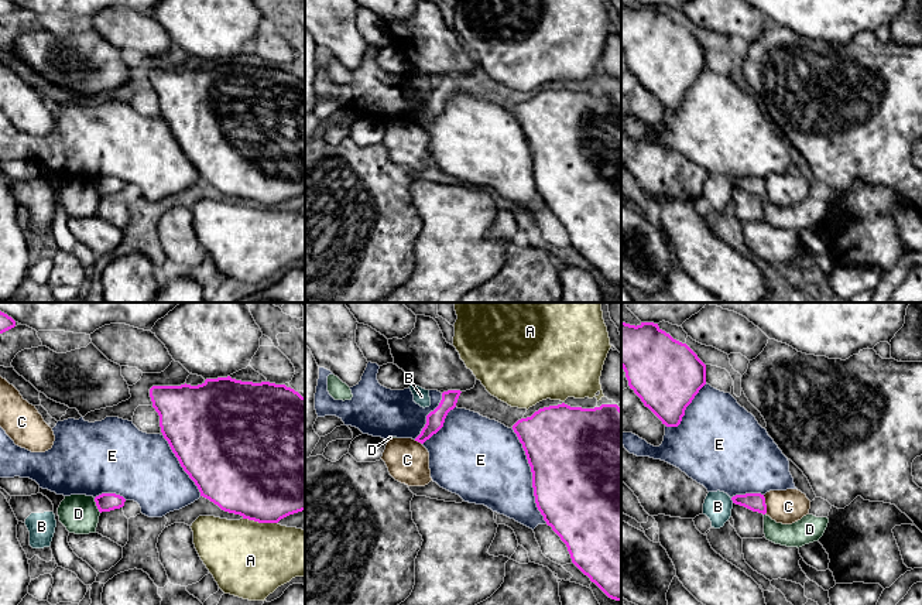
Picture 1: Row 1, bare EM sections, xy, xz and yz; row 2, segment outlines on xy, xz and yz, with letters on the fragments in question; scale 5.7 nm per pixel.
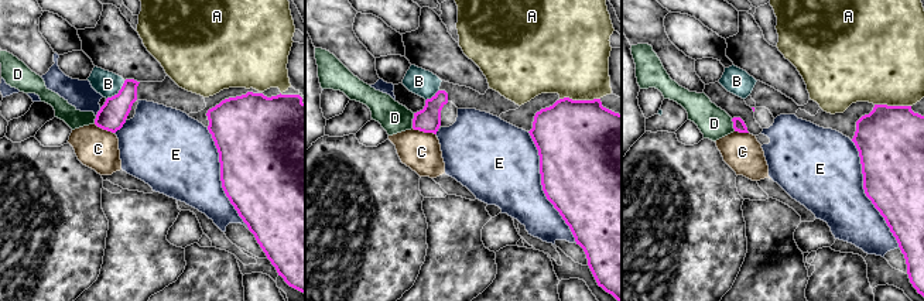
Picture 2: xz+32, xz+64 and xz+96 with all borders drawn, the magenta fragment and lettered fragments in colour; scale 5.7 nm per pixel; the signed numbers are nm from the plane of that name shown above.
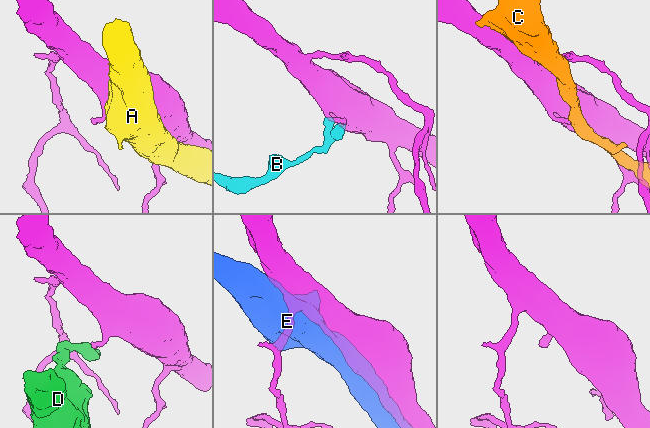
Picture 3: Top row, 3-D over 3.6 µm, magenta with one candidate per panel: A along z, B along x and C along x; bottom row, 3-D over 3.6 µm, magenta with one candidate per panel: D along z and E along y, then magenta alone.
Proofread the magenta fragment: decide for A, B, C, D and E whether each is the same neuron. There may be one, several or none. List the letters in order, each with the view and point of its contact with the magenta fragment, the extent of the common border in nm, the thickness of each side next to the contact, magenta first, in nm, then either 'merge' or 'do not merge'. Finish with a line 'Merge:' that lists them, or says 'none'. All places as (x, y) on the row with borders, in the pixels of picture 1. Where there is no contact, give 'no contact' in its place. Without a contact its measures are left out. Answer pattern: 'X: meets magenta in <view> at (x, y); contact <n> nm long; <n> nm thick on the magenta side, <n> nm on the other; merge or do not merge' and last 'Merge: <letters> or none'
A: meets magenta in xy at (260, 522); contact 200 nm long; 500 nm thick on the magenta side, 440 nm on the other; do not merge
B: meets magenta in yz at (732, 499); contact 40 nm long; 110 nm thick on the magenta side, 160 nm on the other; do not merge
C: meets magenta in yz at (765, 505); contact 110 nm long; 110 nm thick on the magenta side, 190 nm on the other; do not merge
D: meets magenta in xy at (96, 505); contact 100 nm long; 110 nm thick on the magenta side, 220 nm on the other; do not merge
E: meets magenta in xz at (533, 475); contact 550 nm long; 500 nm thick on the magenta side, 420 nm on the other; do not merge
Merge: none

